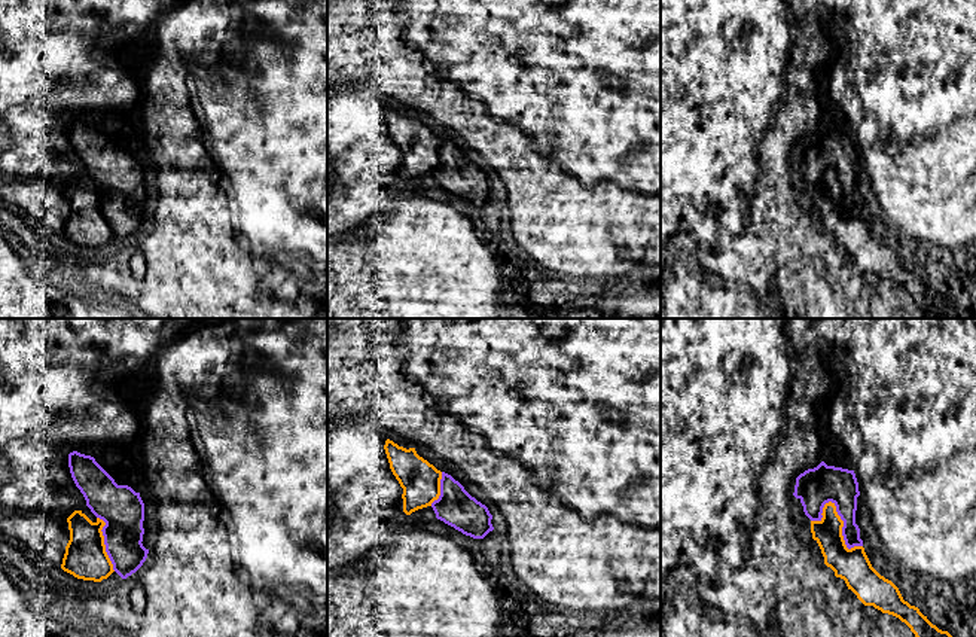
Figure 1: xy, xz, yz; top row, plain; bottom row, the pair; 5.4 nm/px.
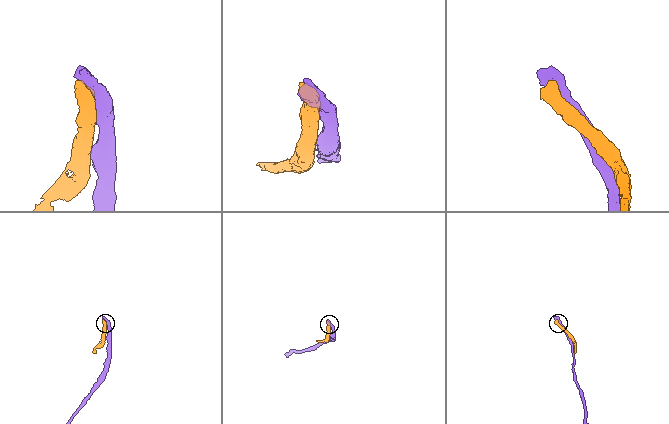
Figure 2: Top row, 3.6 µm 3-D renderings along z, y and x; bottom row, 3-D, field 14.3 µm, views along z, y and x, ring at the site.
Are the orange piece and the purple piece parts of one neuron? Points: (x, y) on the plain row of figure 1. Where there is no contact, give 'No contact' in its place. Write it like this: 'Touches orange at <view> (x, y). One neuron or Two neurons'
Touches orange at yz (839, 185). Two neurons

